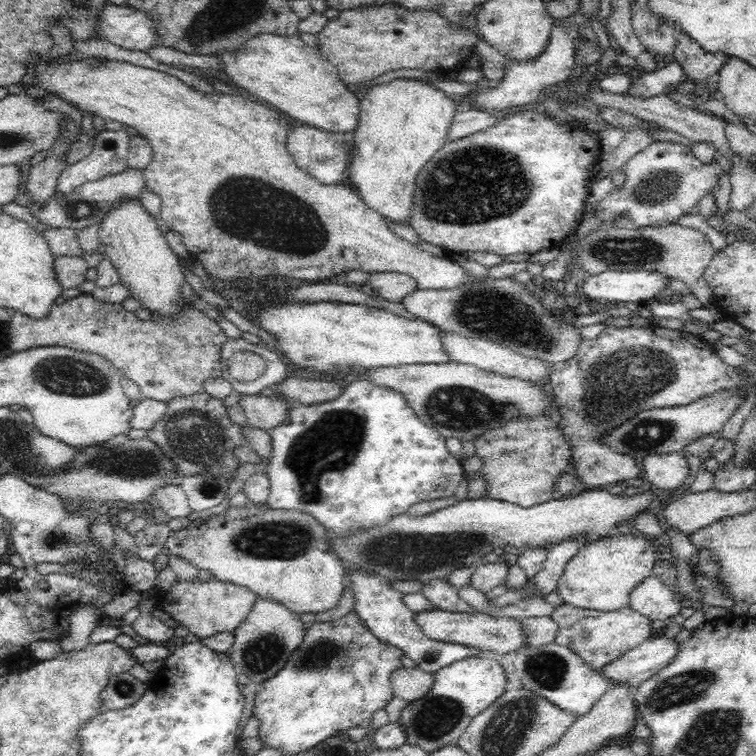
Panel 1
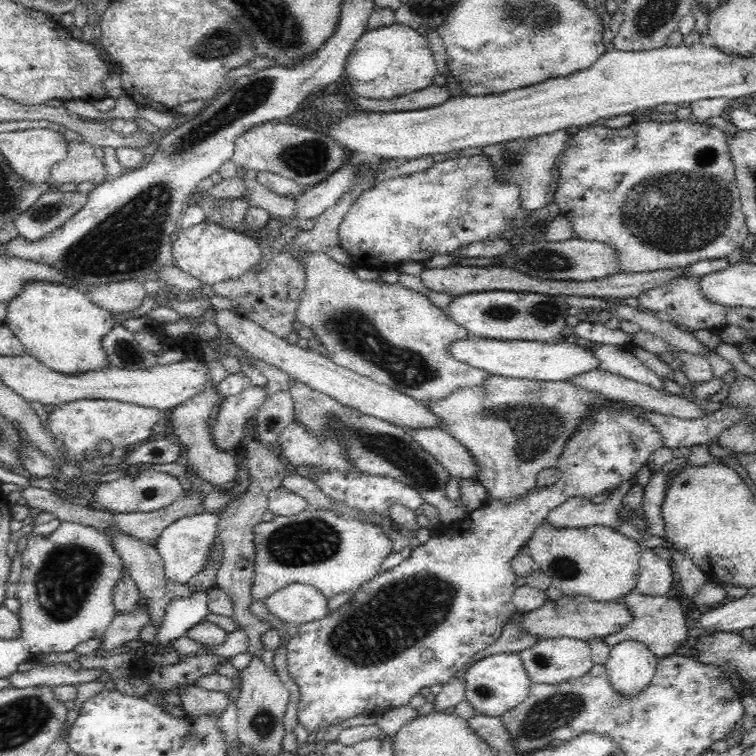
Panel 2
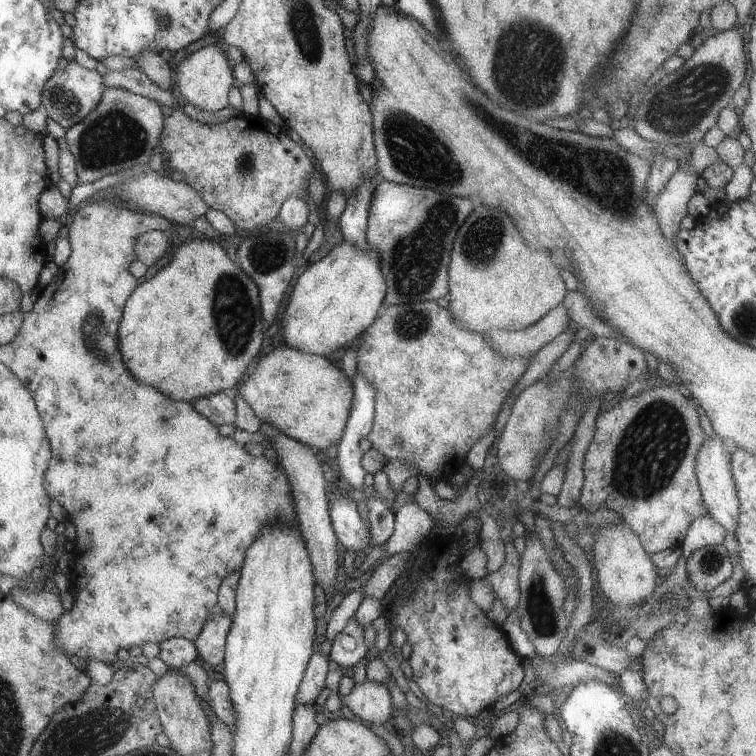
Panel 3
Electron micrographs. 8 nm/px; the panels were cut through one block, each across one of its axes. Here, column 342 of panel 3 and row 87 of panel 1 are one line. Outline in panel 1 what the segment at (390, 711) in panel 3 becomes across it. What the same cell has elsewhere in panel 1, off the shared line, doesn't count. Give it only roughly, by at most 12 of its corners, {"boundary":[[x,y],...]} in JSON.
{"boundary":[[678,32],[674,60],[688,81],[706,88],[729,57],[707,53]]}

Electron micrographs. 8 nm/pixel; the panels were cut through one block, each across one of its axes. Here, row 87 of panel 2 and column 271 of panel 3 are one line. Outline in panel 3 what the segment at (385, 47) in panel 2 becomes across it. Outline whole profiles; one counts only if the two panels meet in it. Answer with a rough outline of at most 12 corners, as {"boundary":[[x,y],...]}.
{"boundary":[[279,346],[230,393],[313,450],[336,446],[350,382]]}

